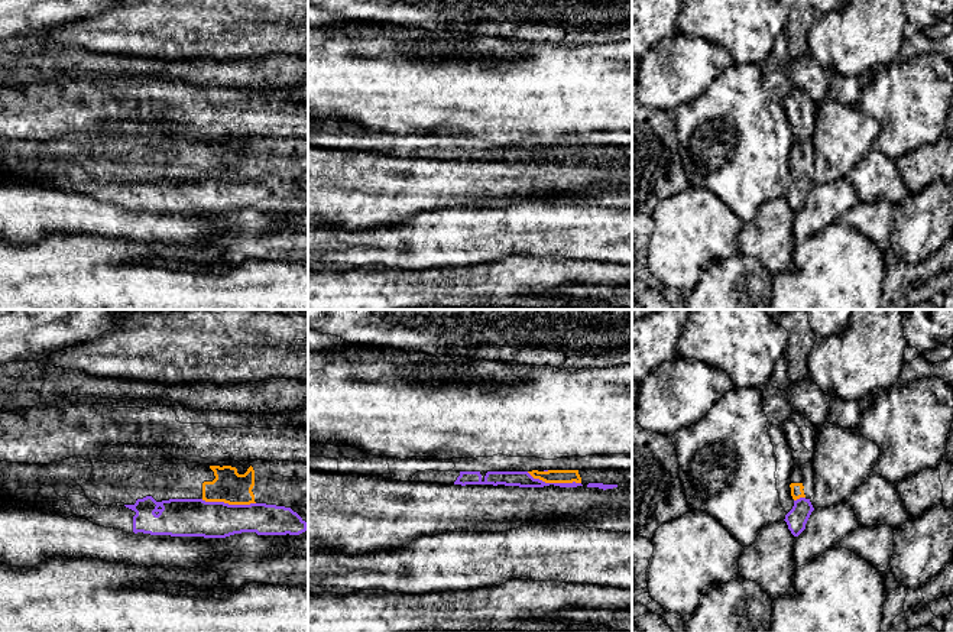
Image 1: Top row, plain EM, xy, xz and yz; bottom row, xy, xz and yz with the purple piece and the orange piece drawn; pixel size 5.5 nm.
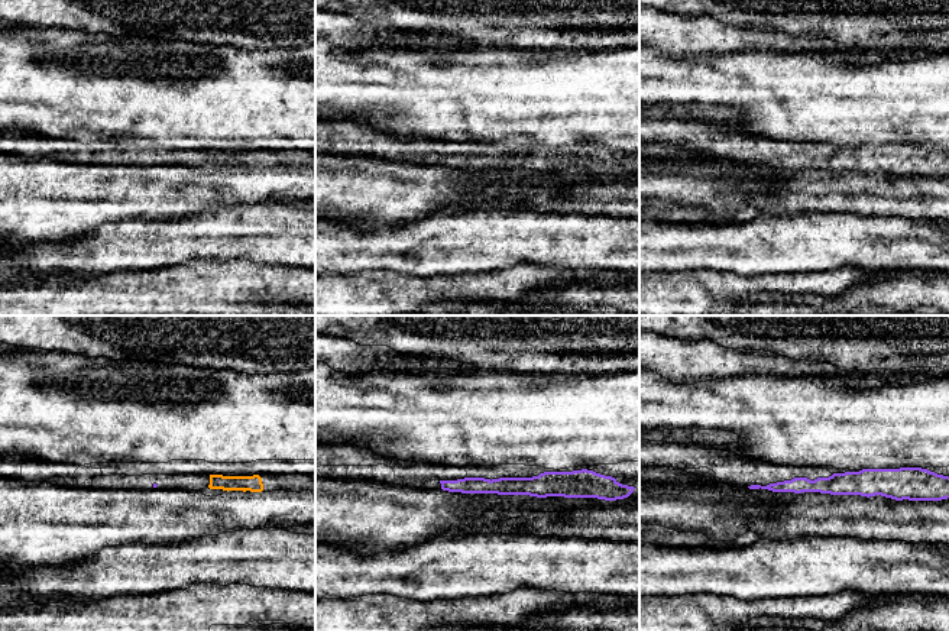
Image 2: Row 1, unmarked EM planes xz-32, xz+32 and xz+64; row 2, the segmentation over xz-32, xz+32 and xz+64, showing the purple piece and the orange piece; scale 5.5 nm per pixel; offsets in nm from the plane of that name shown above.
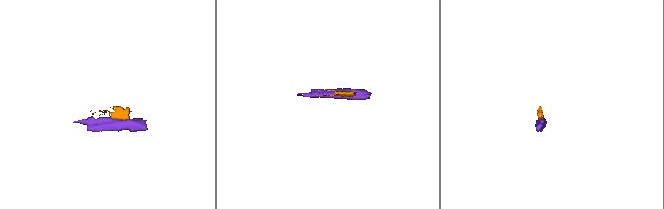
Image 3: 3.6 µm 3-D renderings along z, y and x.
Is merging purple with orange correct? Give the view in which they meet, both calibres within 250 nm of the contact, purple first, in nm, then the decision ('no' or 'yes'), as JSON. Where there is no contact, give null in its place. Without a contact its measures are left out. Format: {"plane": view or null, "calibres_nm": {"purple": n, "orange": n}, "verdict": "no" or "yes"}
{"plane": "xy", "calibres_nm": {"purple": 200, "orange": 180}, "verdict": "yes"}

